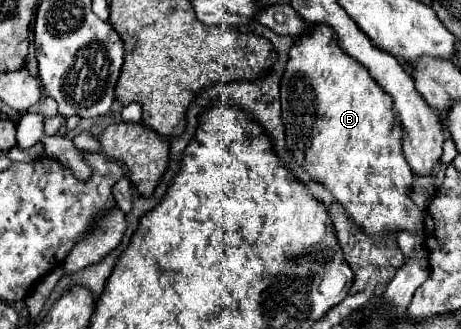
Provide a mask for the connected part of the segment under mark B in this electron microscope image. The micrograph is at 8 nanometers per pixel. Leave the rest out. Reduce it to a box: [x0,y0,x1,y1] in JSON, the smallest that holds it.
[281,23,425,235]

